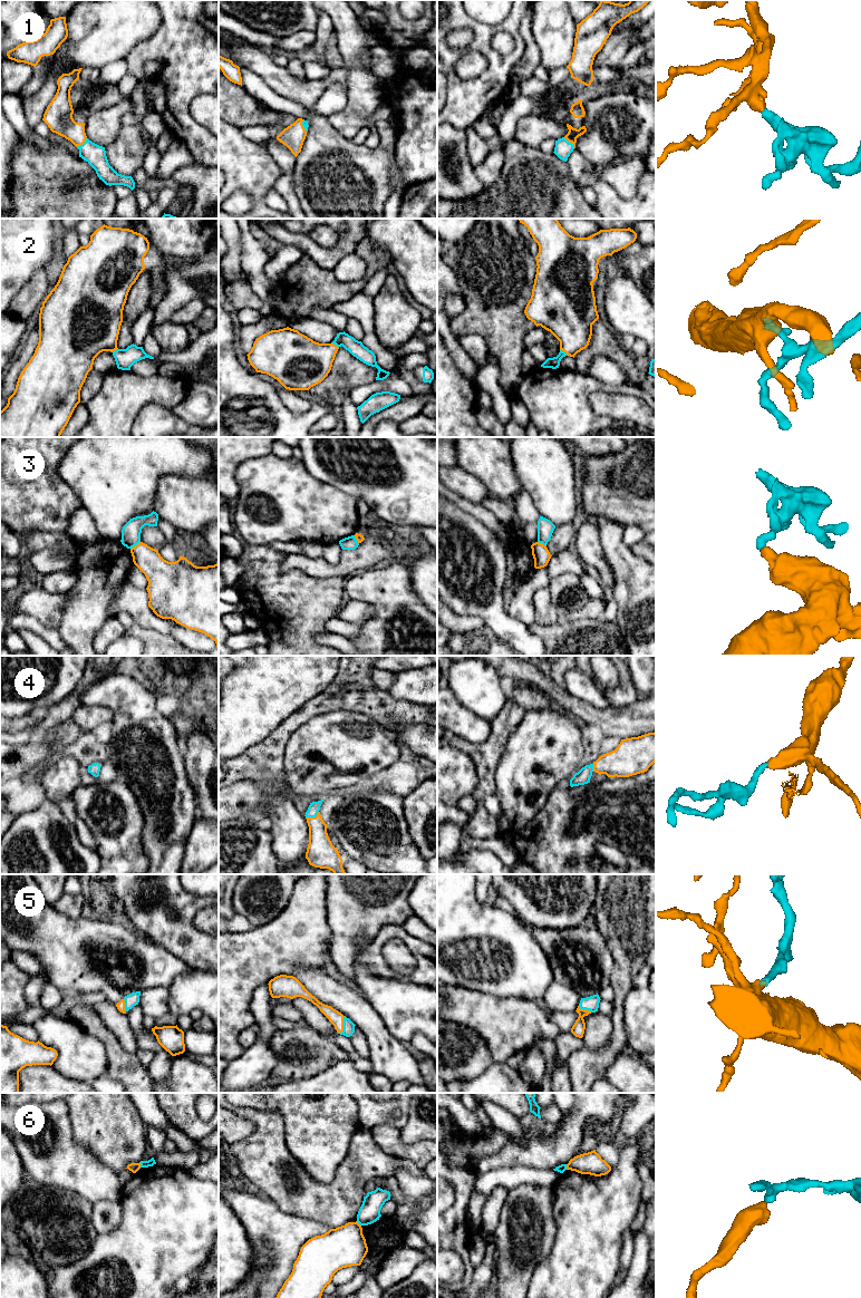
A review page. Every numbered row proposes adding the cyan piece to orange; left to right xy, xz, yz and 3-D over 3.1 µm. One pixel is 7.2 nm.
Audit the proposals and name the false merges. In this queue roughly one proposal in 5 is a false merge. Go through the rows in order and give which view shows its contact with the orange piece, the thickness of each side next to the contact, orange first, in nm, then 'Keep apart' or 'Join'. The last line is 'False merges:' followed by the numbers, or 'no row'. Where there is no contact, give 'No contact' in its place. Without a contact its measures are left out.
1: Touches orange in yz. Thickness 80 nm (orange) against 120 nm. Join
2: Touches orange in yz. Thickness 340 nm (orange) against 80 nm. Join
3: Touches orange in xy. Thickness 190 nm (orange) against 140 nm. Keep apart
4: Touches orange in xz. Thickness 200 nm (orange) against 80 nm. Join
5: Touches orange in xz. Thickness 100 nm (orange) against 80 nm. Join
6: Touches orange in xy. Thickness 70 nm (orange) against 50 nm. Keep apart
False merges: 3, 6

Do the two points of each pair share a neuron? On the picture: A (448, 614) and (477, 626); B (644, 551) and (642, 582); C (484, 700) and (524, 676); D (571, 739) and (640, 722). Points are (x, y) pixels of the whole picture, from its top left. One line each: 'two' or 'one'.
A: one
B: two
C: two
D: two

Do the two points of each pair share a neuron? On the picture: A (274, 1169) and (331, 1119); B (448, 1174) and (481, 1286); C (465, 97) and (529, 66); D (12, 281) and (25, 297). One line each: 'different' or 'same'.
A: different
B: different
C: different
D: different

